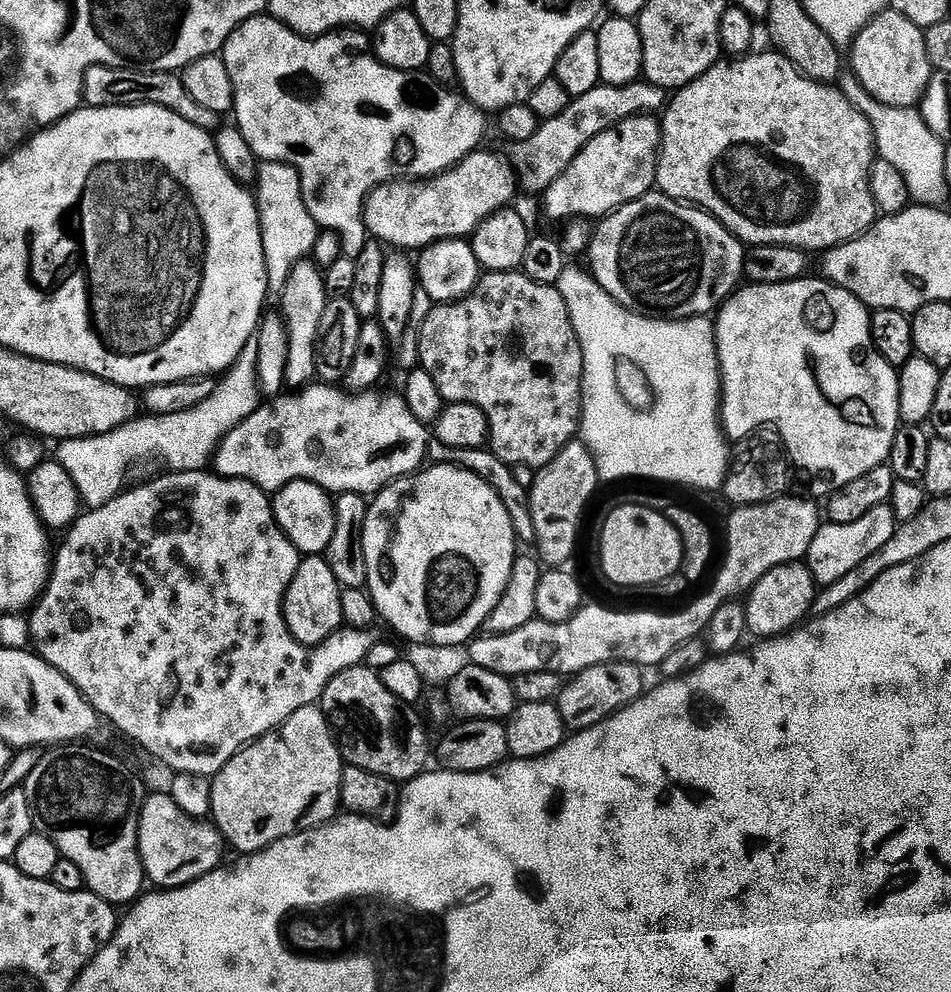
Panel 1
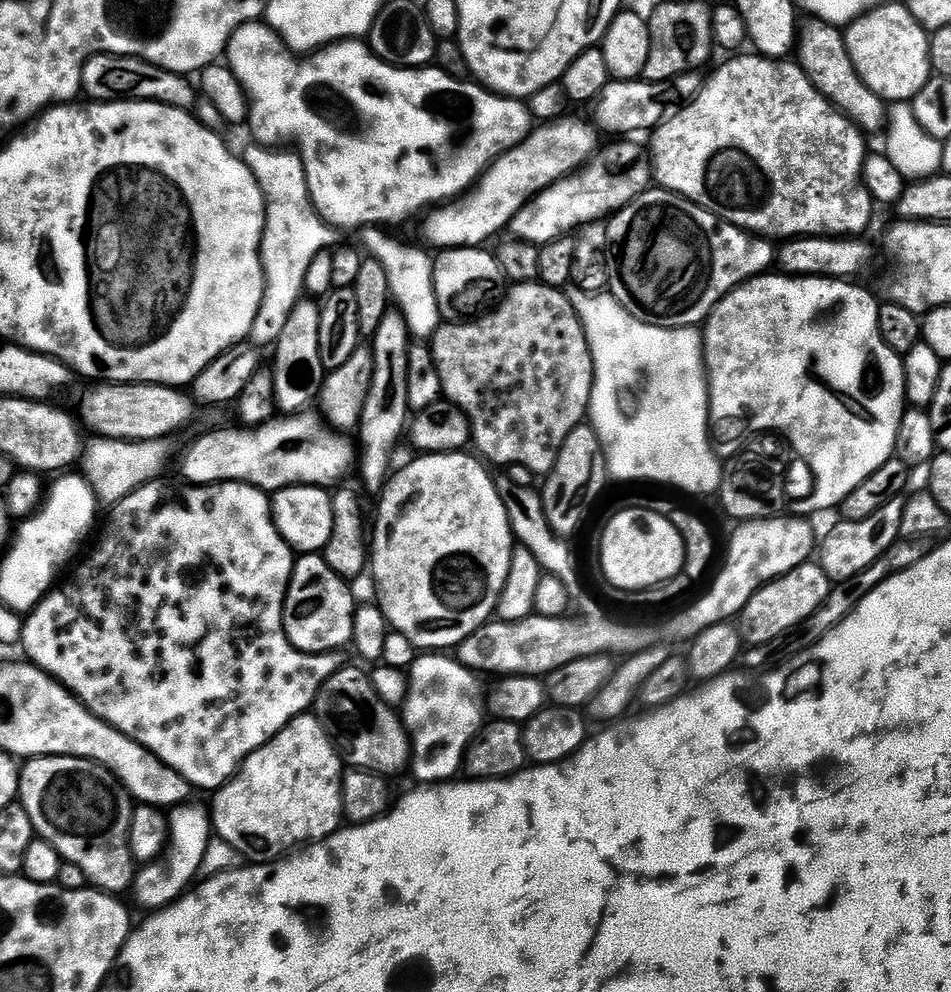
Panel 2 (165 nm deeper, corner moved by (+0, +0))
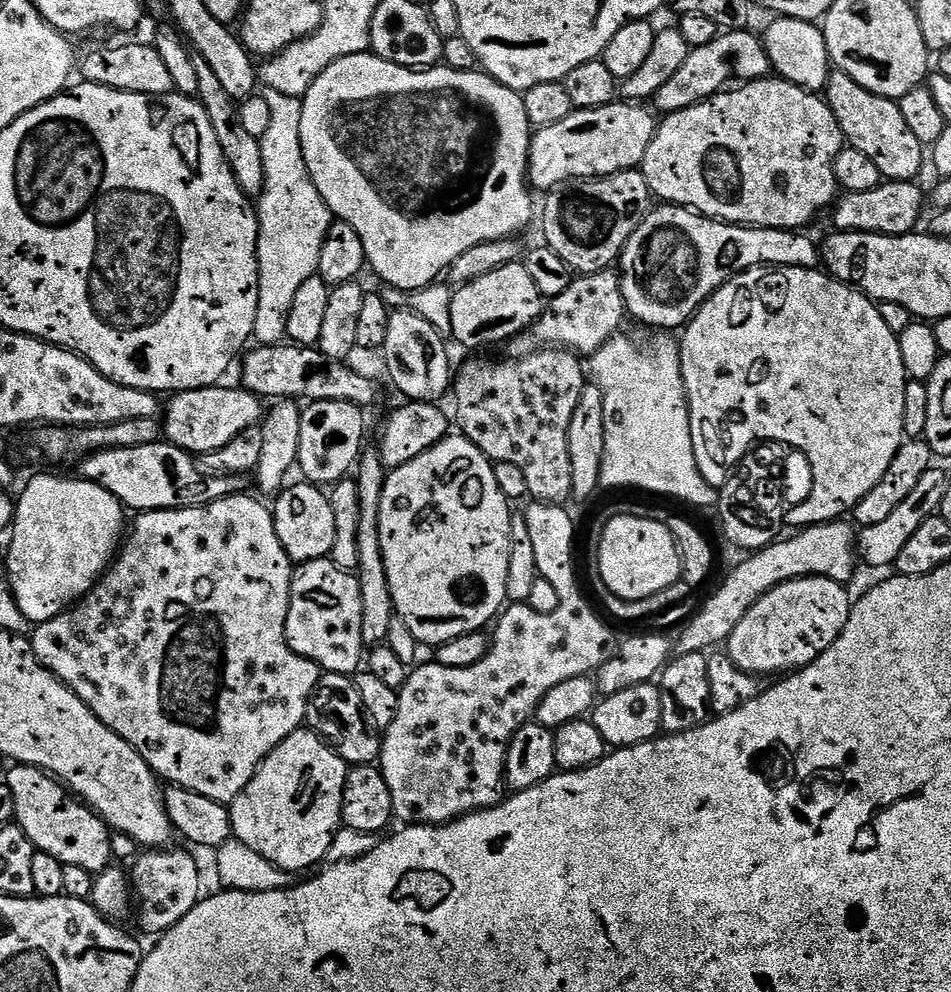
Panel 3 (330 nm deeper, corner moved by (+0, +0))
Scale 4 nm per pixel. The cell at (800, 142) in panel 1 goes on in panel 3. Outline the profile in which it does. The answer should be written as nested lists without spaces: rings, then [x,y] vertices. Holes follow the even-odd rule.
[[[765,78],[762,80],[749,80],[733,87],[731,90],[721,90],[708,100],[683,108],[677,112],[667,113],[657,123],[656,133],[644,155],[642,171],[648,183],[649,193],[657,196],[657,201],[669,204],[678,204],[691,208],[708,216],[712,220],[723,220],[725,224],[739,224],[741,226],[755,226],[758,228],[783,228],[785,230],[800,230],[803,224],[808,224],[823,208],[831,209],[838,200],[838,185],[836,183],[836,159],[838,154],[846,147],[846,141],[834,114],[830,110],[828,101],[817,93],[808,92],[789,80],[779,78]]]

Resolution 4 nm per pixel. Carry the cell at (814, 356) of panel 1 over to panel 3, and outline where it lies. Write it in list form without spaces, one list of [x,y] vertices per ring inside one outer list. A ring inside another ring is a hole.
[[[791,266],[751,268],[749,272],[736,272],[732,279],[724,283],[710,299],[705,300],[704,305],[688,321],[682,335],[684,337],[680,340],[678,363],[680,376],[684,380],[684,392],[688,396],[688,417],[695,440],[694,454],[700,473],[713,488],[717,490],[723,488],[724,483],[728,481],[730,470],[738,462],[741,451],[748,448],[748,440],[752,440],[754,436],[780,436],[780,440],[792,440],[792,444],[800,444],[800,448],[807,450],[812,458],[812,464],[815,465],[814,492],[811,501],[787,513],[787,523],[793,524],[793,529],[803,530],[814,524],[827,524],[847,517],[853,506],[863,496],[870,494],[874,486],[878,486],[882,474],[886,474],[886,466],[890,466],[894,454],[898,454],[900,445],[906,439],[903,430],[903,404],[909,377],[902,366],[898,337],[892,333],[890,326],[886,326],[886,322],[882,322],[879,307],[863,292],[840,283],[839,280],[820,270]]]

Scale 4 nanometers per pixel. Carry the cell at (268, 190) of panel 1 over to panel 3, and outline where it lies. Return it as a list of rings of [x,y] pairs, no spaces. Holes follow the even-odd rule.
[[[273,88],[267,89],[263,95],[270,106],[270,128],[266,130],[264,136],[259,137],[264,167],[264,190],[258,197],[260,237],[256,239],[256,261],[260,267],[260,281],[258,282],[258,314],[254,314],[252,334],[257,345],[276,346],[287,337],[288,315],[294,306],[294,298],[302,282],[306,282],[306,278],[315,276],[320,271],[318,258],[322,254],[322,242],[334,223],[334,217],[326,206],[322,194],[318,194],[318,186],[314,186],[310,178],[310,170],[306,166],[300,137],[303,99],[299,96],[282,94]]]

